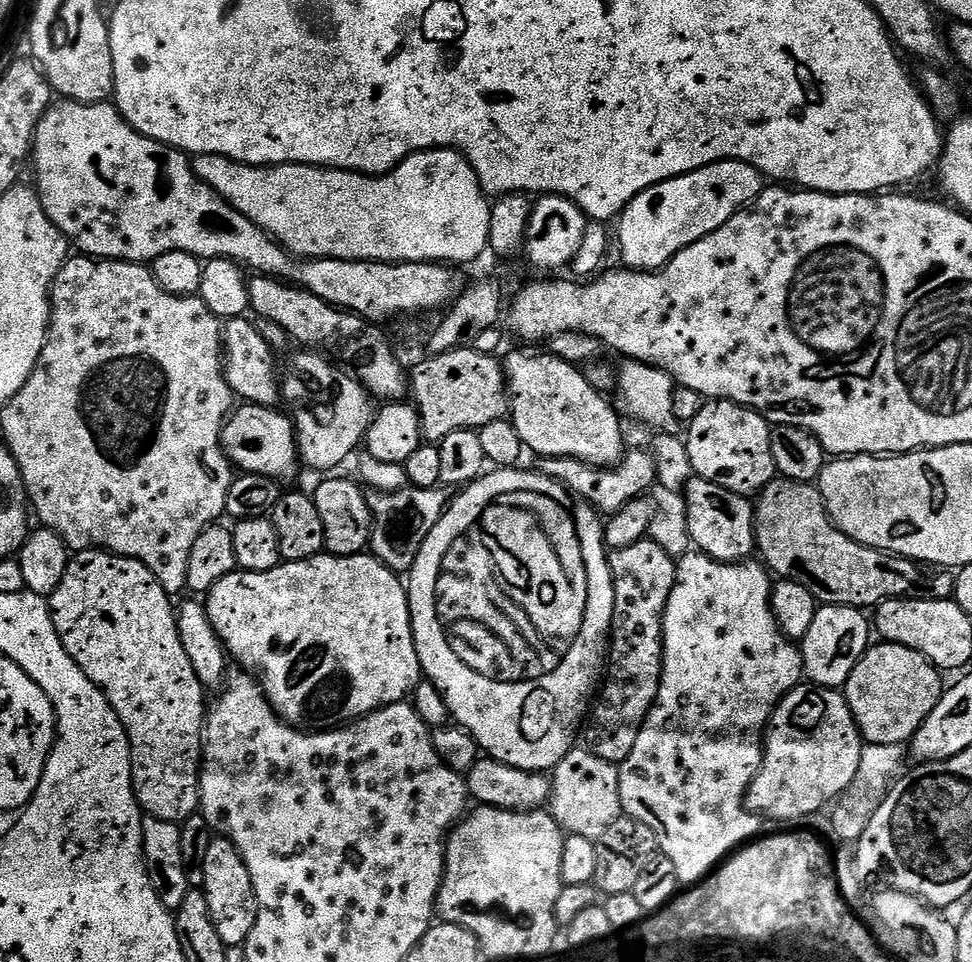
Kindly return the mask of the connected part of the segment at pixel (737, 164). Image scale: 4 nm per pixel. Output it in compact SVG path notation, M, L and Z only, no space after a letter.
M720 160L673 180L650 186L620 213L620 256L627 267L642 272L663 269L686 246L714 234L740 209L760 197L766 187L758 169L741 160Z

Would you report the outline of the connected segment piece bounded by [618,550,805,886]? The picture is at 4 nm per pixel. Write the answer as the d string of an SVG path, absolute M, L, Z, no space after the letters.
M693 550L688 555L679 557L674 590L670 590L670 598L666 602L664 611L664 669L660 679L660 689L656 695L656 705L650 710L638 734L638 742L634 742L634 750L630 750L630 754L618 766L620 769L618 794L623 815L634 818L638 822L646 822L646 826L654 830L659 851L668 856L670 862L674 862L674 870L678 874L681 885L684 886L699 884L721 861L731 857L737 849L747 845L757 835L755 832L759 830L760 824L762 825L762 820L761 817L748 811L746 797L748 787L754 782L764 761L764 738L768 722L784 696L799 688L805 679L803 651L781 632L772 613L773 577L763 563L752 563L724 564L721 560L710 559L699 550Z

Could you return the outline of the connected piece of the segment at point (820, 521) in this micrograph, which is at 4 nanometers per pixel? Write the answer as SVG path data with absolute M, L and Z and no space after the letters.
M771 480L755 501L754 515L759 559L777 577L806 586L821 605L845 604L848 608L872 610L884 600L912 598L923 593L921 569L913 561L868 548L851 540L832 523L815 483Z

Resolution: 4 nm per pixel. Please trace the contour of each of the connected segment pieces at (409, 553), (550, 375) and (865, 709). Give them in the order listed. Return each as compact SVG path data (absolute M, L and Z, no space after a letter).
M407 486L396 492L372 490L367 493L368 505L372 511L371 555L381 560L386 567L397 574L411 573L414 562L426 542L426 534L438 526L444 509L450 503L443 487L414 488Z
M524 352L514 353L503 365L510 397L510 419L529 453L537 452L540 458L580 460L594 468L610 468L625 459L624 432L615 410L608 405L608 396L596 389L577 365L551 354L527 356Z
M873 643L858 666L854 666L842 689L861 737L870 744L903 745L911 741L946 687L940 676L941 669L934 667L918 650L901 644Z

